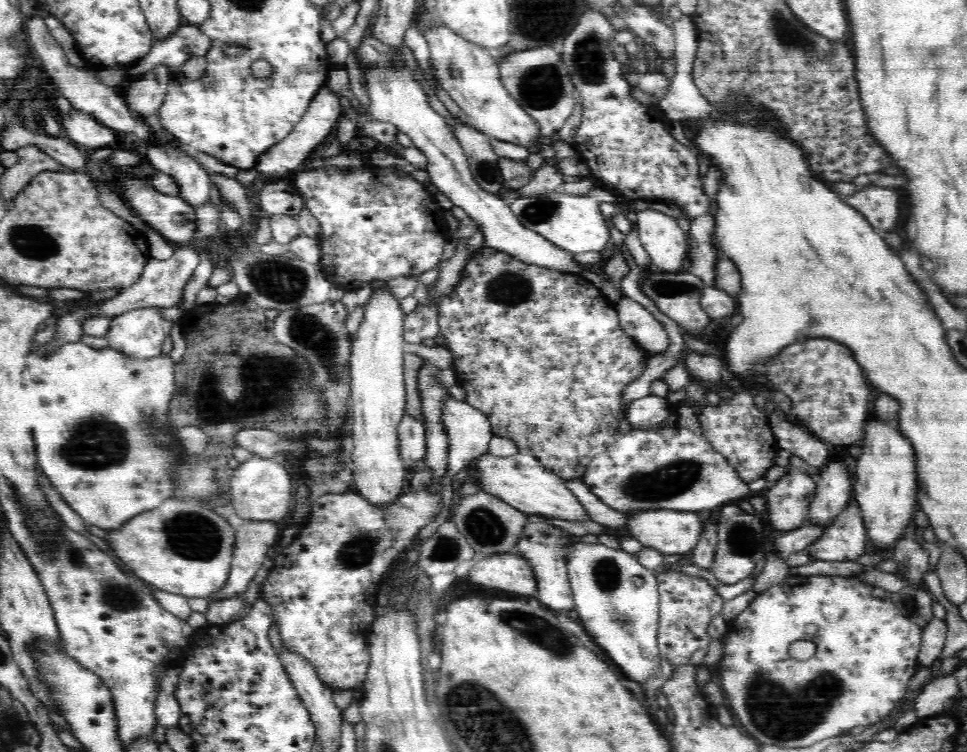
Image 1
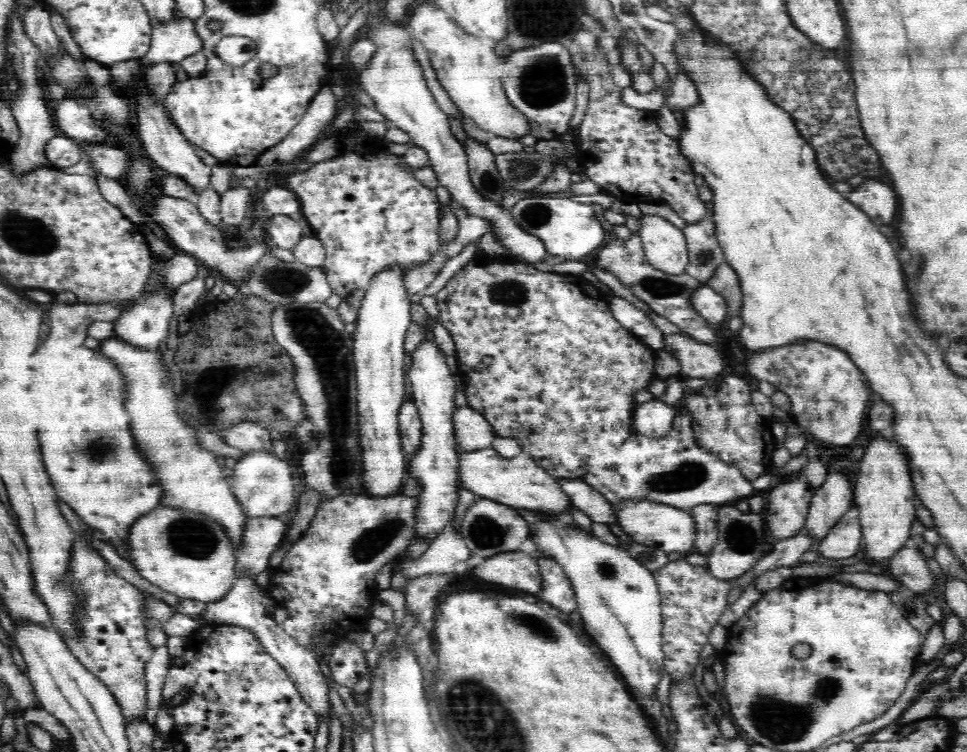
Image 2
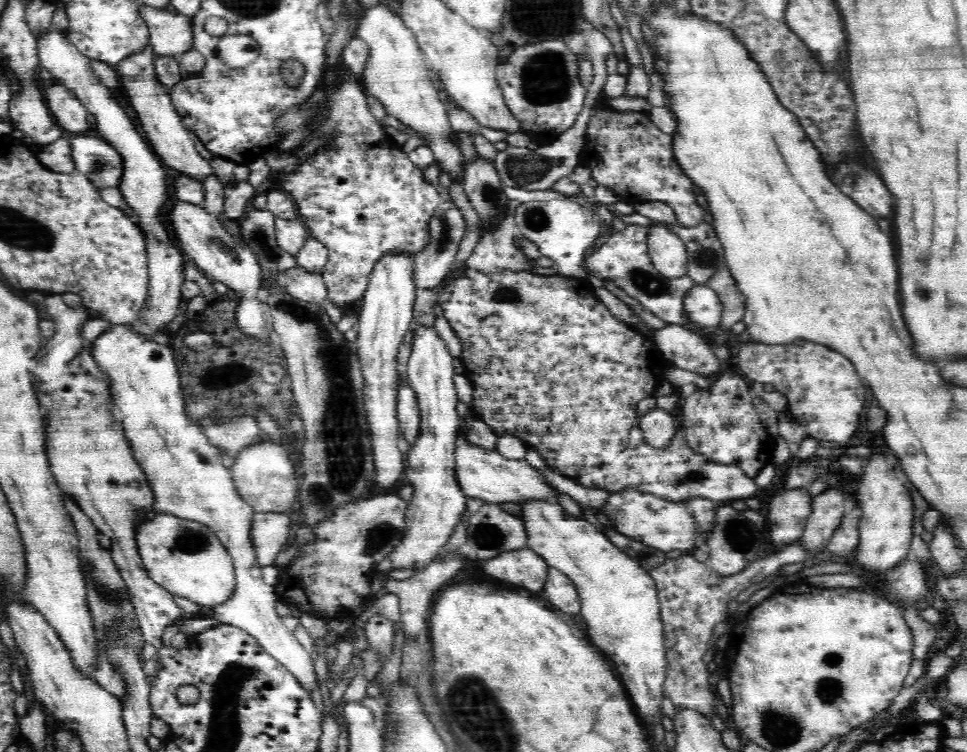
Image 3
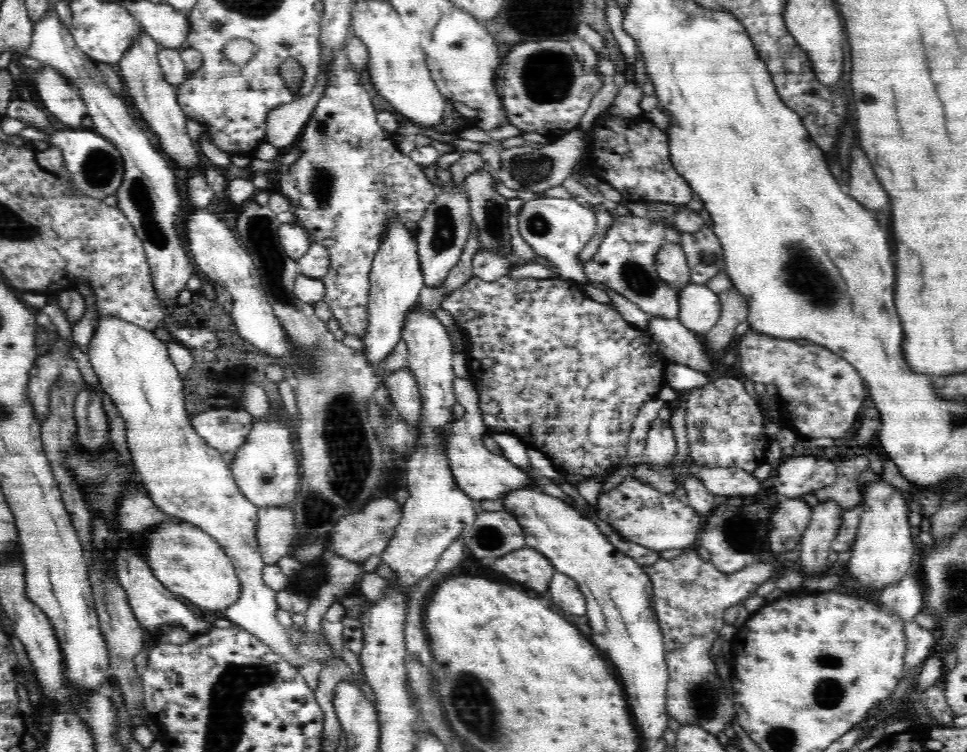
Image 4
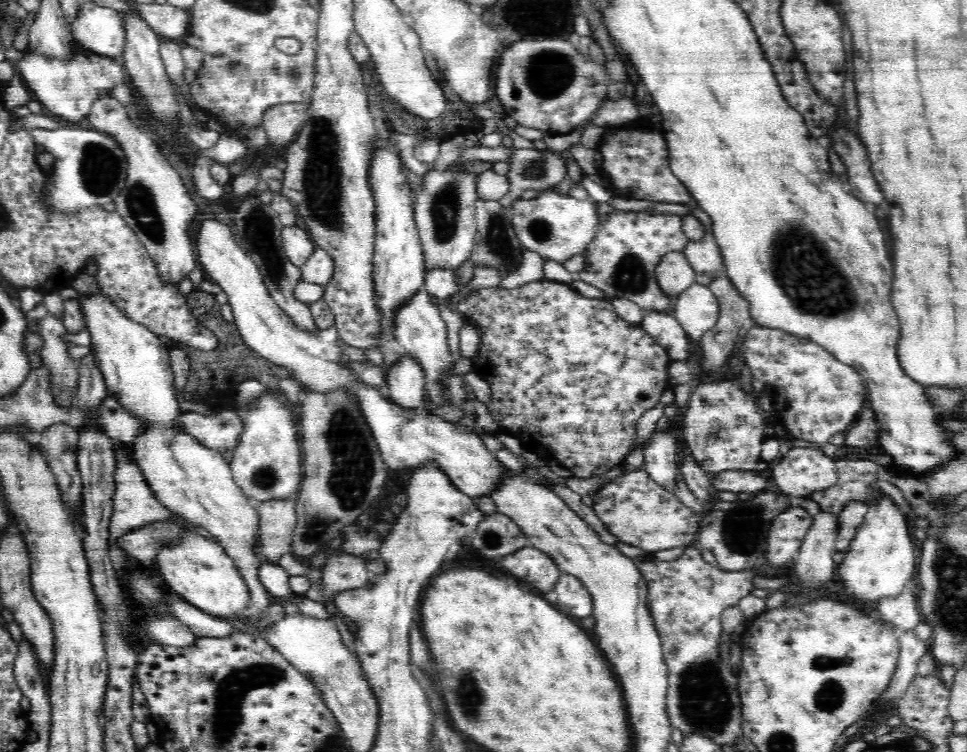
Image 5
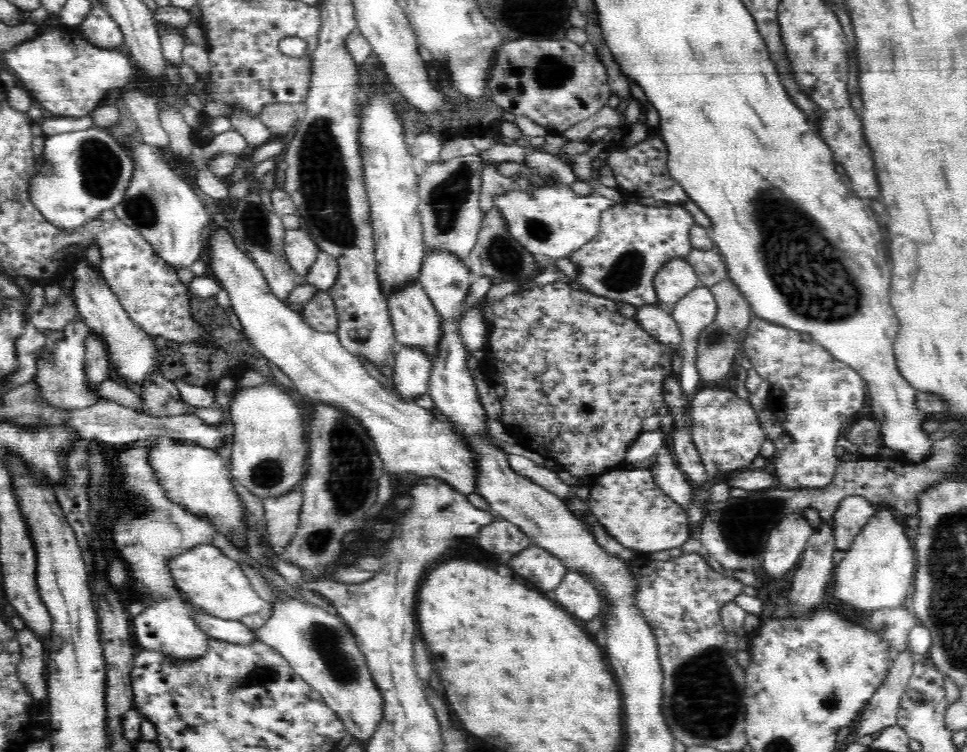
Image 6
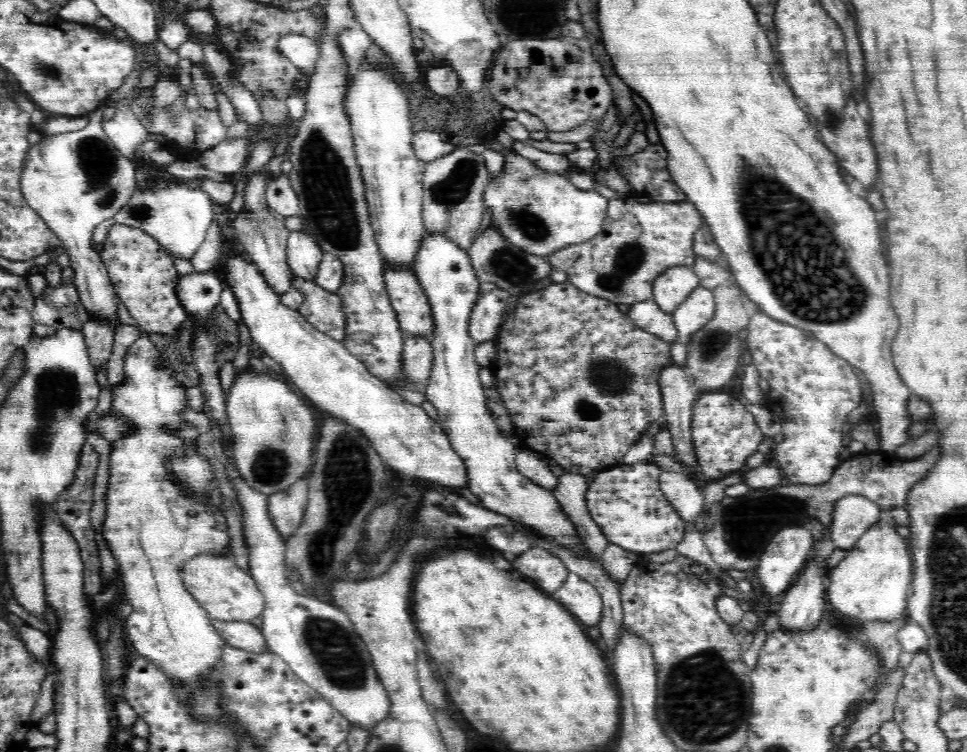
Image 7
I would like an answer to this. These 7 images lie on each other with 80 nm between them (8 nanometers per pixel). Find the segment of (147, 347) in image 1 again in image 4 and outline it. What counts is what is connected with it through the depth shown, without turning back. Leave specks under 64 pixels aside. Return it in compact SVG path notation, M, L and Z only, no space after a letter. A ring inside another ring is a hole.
M50 9L48 14L33 26L32 46L28 46L25 54L44 65L52 66L54 71L66 76L72 86L78 87L82 100L86 101L86 122L92 122L98 134L112 141L124 159L124 178L115 194L117 205L142 241L150 265L155 296L159 298L160 306L169 310L177 304L178 295L186 287L190 276L197 272L192 259L186 253L186 245L182 243L184 239L180 227L188 205L178 190L175 170L169 160L152 145L144 130L138 127L124 100L110 90L103 76L94 75L94 60L75 45L68 27L60 21L56 9Z

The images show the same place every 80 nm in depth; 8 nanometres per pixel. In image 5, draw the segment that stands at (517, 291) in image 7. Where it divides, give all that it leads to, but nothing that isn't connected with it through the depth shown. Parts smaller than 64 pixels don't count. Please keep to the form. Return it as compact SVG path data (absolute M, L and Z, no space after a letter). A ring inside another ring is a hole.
M476 200L476 236L470 253L470 260L474 266L493 268L500 278L516 272L522 266L522 245L511 224L511 211L507 209L505 201Z

